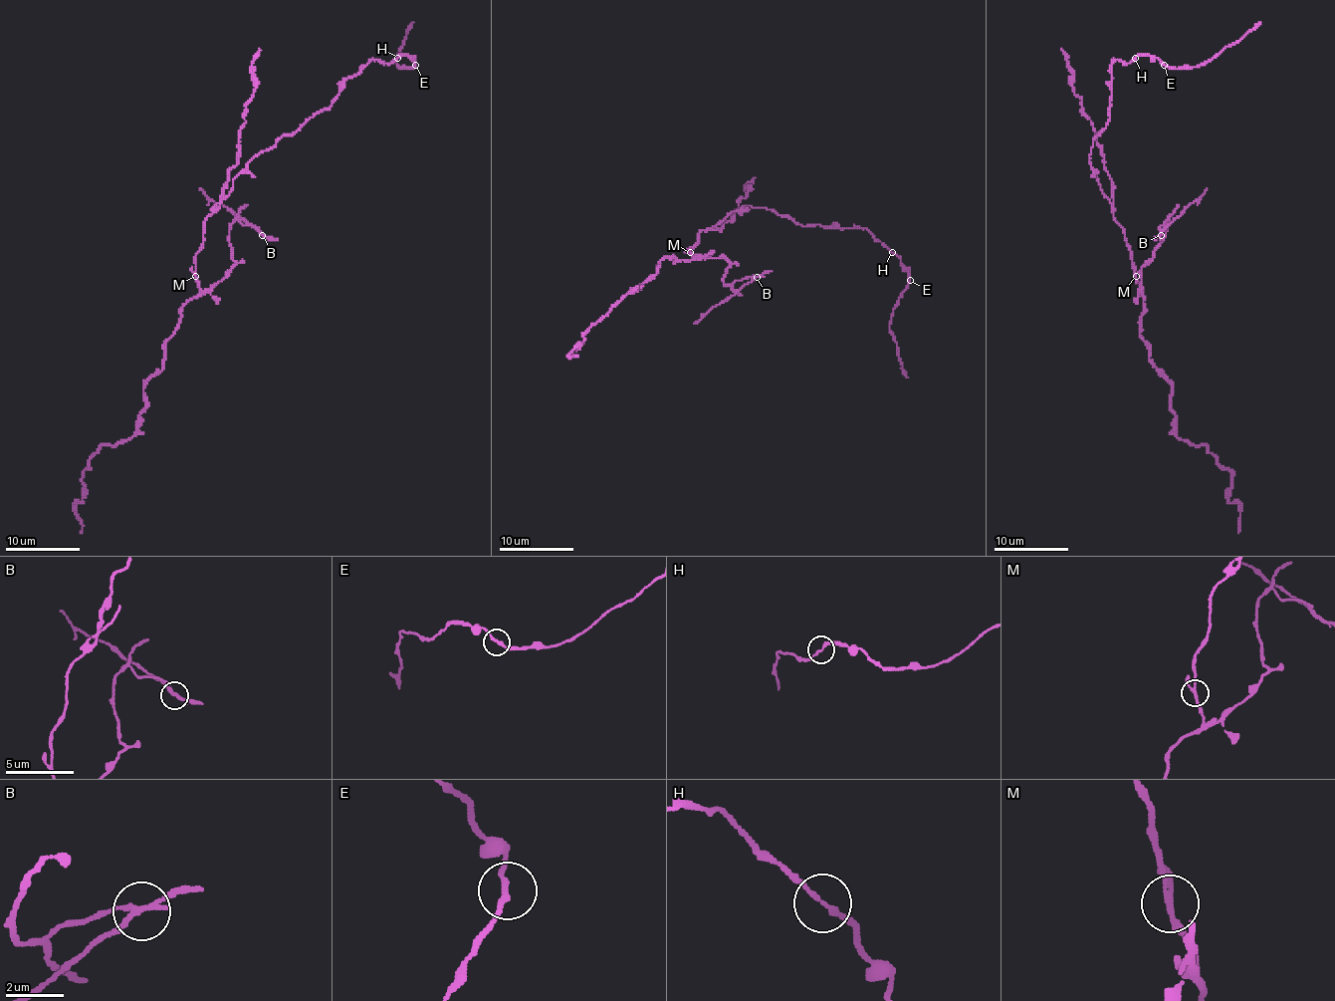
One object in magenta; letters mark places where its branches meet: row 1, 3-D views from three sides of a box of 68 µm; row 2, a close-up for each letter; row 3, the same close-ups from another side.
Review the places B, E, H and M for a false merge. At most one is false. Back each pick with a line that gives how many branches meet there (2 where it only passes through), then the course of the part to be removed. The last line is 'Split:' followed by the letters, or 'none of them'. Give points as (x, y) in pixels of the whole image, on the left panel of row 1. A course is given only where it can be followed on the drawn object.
B: Branches: 3. Course of the part to remove: (263, 234), (225, 206), (214, 203), (199, 188)
Split: B

